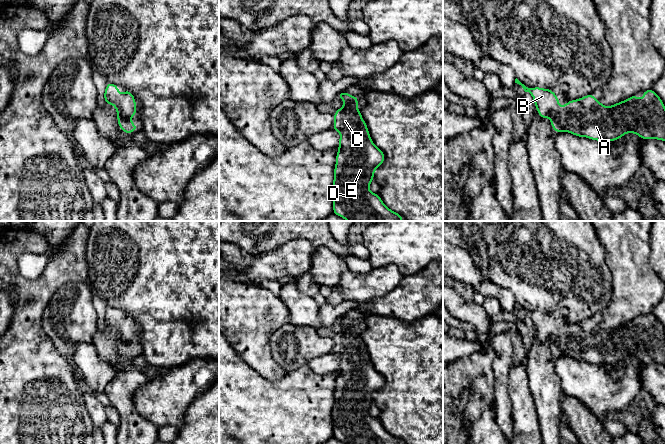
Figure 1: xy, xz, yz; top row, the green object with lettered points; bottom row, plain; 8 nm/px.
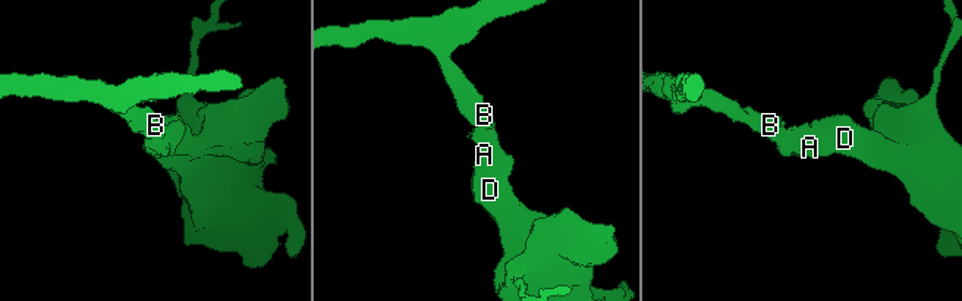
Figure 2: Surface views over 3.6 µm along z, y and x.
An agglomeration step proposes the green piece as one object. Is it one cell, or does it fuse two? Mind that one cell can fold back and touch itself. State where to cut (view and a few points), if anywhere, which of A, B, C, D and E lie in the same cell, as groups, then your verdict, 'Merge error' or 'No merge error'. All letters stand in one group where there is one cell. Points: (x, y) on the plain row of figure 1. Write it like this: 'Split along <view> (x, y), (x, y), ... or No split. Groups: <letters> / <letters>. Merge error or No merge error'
No split. Groups: A B C D E. No merge error

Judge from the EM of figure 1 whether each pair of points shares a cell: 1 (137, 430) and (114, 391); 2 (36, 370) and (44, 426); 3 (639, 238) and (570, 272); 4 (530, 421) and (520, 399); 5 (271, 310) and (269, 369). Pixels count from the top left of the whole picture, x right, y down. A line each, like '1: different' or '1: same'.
1: same
2: same
3: different
4: same
5: same

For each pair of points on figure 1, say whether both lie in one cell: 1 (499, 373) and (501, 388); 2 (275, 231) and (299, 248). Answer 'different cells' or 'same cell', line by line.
1: same cell
2: different cells

